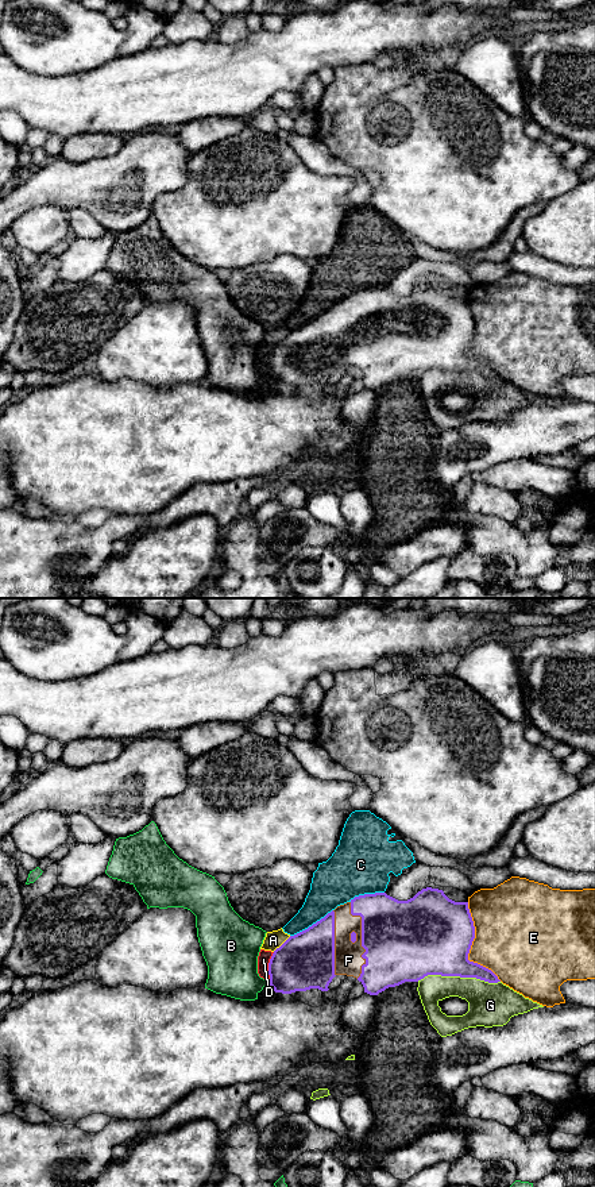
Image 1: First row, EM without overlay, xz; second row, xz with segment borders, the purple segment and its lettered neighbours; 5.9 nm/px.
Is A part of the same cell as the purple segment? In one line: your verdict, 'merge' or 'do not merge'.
do not merge

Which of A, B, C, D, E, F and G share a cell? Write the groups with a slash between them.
A C D / B / E / F / G

